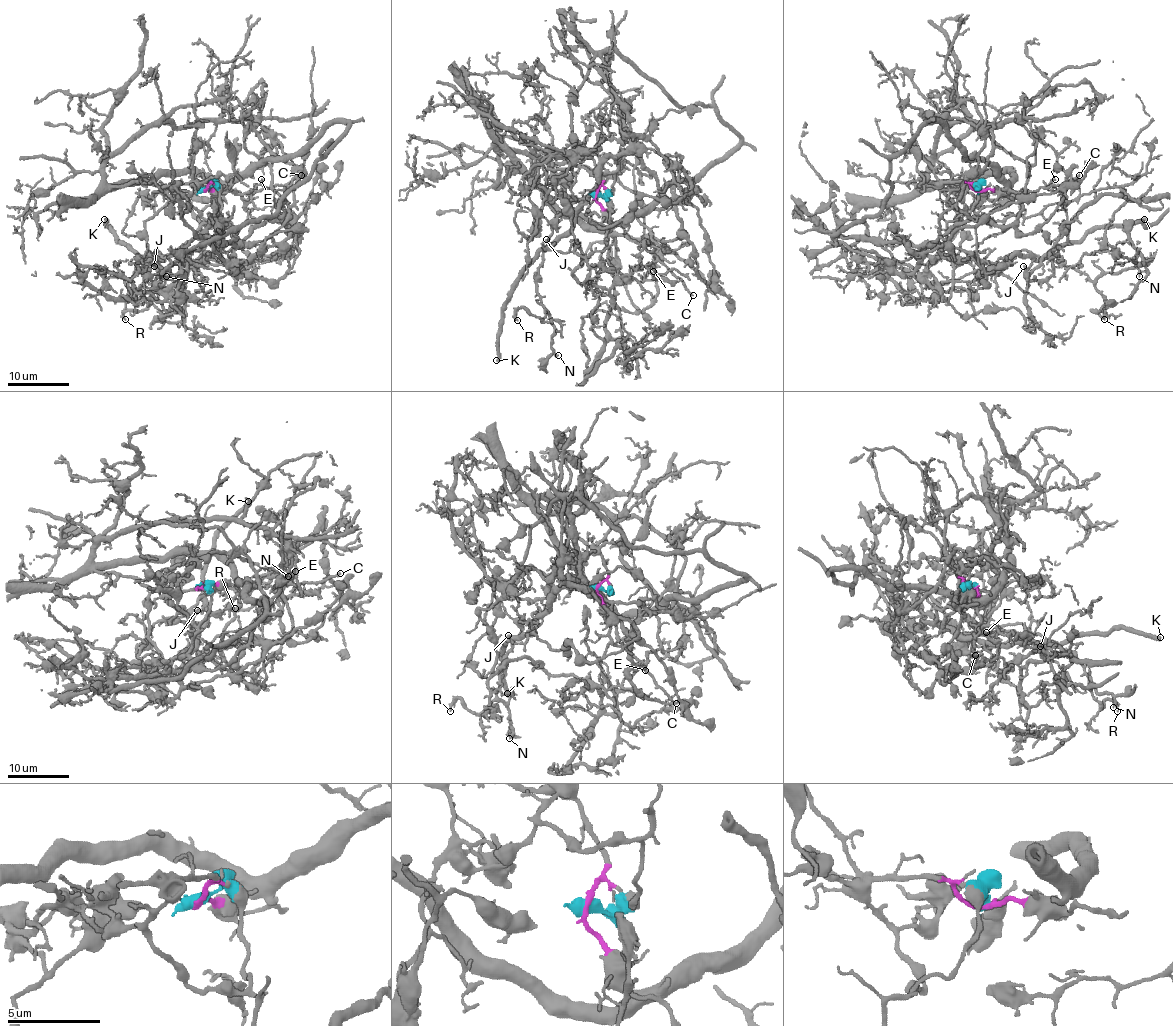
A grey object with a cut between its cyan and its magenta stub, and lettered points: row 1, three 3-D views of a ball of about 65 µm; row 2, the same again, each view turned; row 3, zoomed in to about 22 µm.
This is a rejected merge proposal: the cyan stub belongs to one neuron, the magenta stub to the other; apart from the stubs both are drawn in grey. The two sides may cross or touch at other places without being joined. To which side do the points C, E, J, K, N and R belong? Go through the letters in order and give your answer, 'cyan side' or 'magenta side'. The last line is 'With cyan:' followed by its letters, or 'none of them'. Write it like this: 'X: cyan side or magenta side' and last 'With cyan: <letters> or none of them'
C: magenta side
E: magenta side
J: cyan side
K: cyan side
N: cyan side
R: cyan side
With cyan: J, K, N, R

